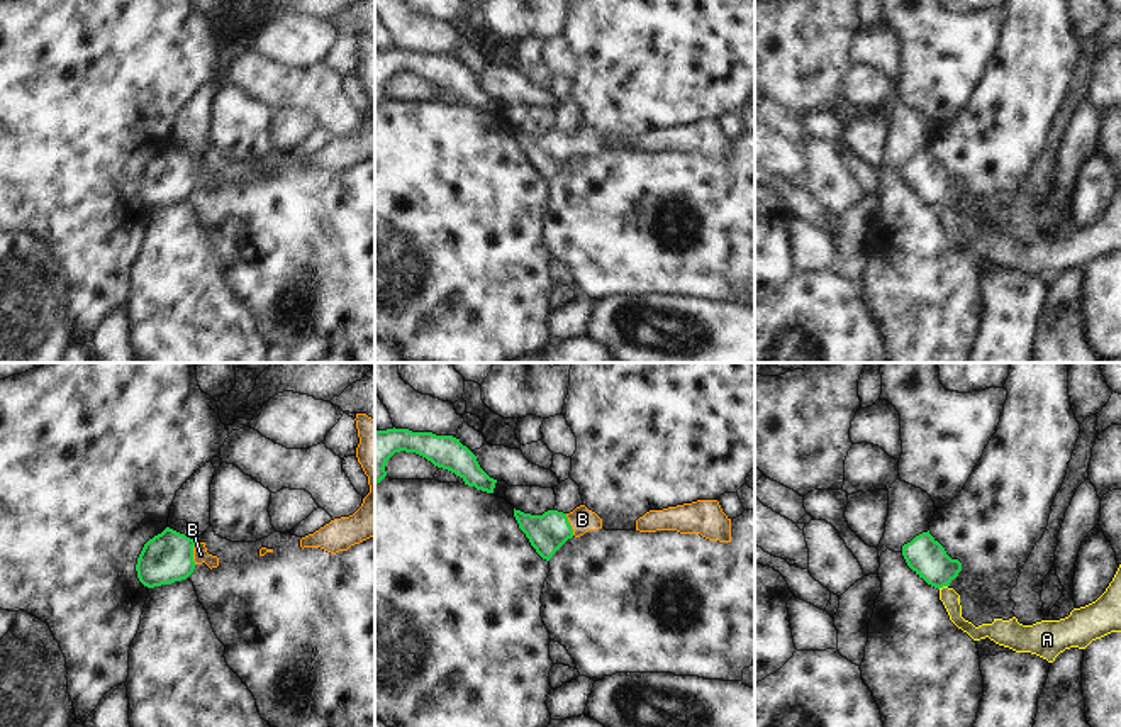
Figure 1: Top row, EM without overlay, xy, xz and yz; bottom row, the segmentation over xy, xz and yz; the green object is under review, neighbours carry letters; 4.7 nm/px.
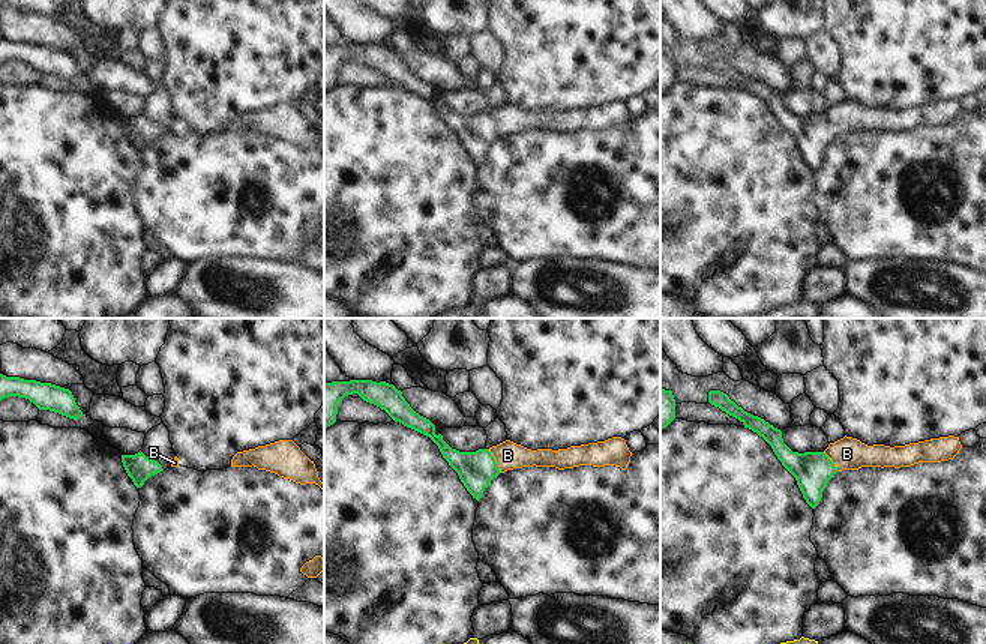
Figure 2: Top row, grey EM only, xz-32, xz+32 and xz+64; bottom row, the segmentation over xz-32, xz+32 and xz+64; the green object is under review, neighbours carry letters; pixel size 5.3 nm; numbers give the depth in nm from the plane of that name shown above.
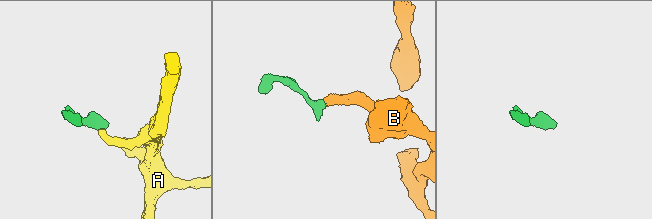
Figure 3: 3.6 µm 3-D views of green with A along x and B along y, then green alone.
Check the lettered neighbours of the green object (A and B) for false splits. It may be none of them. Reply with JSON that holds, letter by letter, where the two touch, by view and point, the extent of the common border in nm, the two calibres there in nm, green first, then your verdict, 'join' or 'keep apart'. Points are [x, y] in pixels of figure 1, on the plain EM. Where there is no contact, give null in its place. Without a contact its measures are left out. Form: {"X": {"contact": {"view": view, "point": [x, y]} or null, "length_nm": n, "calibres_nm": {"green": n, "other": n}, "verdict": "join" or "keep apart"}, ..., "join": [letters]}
{"A": {"contact": {"view": "yz", "point": [942, 207]}, "length_nm": 50, "calibres_nm": {"green": 180, "other": 90}, "verdict": "keep apart"}, "B": {"contact": {"view": "xy", "point": [192, 173]}, "length_nm": 100, "calibres_nm": {"green": 240, "other": 70}, "verdict": "join"}, "join": ["B"]}

